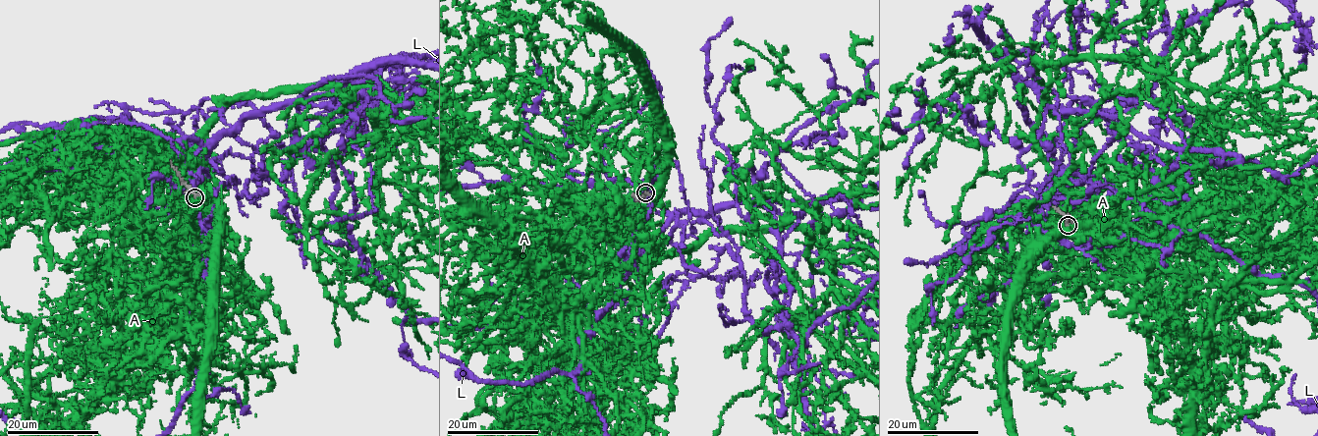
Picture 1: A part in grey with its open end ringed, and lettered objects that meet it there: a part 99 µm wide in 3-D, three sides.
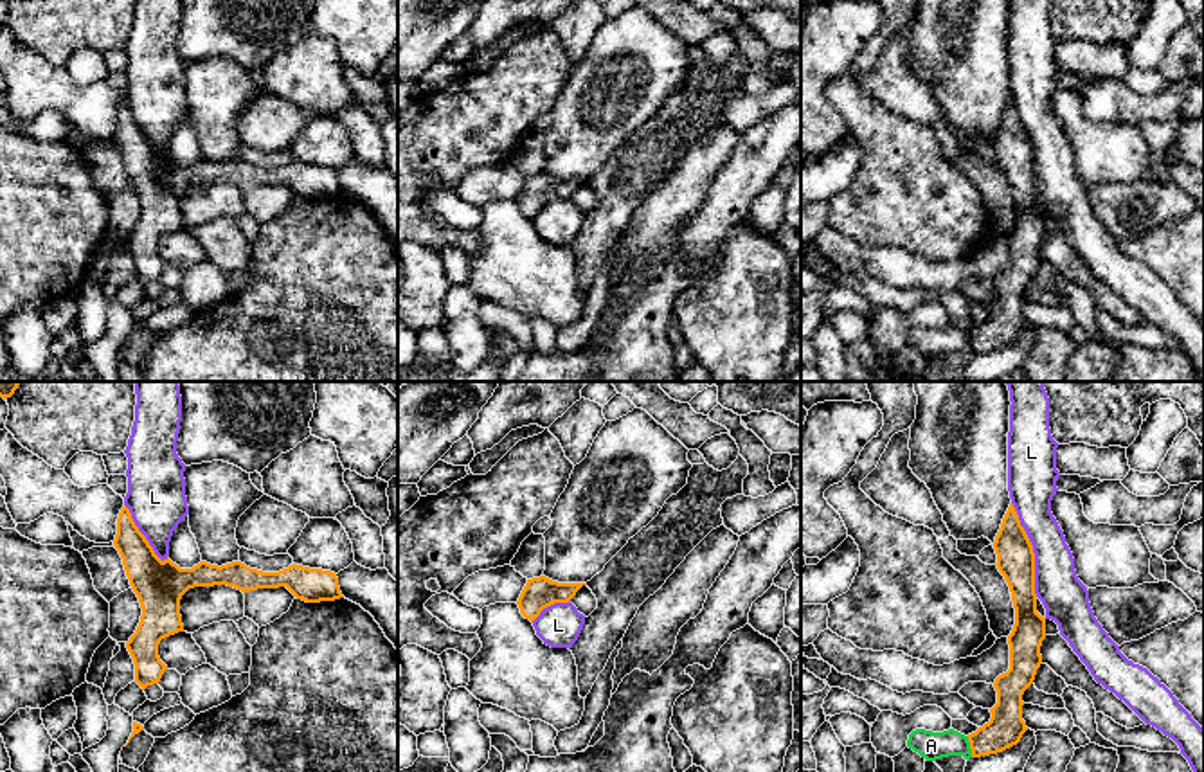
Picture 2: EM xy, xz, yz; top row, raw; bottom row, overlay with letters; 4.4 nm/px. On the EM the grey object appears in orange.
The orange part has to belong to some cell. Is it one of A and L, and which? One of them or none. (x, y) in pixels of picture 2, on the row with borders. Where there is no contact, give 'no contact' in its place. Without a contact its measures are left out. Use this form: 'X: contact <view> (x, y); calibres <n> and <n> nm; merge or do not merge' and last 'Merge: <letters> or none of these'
A: contact yz (970, 747); calibres 160 and 130 nm; do not merge
L: contact yz (1032, 549); calibres 180 and 200 nm; do not merge
Merge: none of these

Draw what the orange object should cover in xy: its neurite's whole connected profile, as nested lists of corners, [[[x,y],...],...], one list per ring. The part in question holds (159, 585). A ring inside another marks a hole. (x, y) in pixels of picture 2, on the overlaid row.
[[[126,506],[117,518],[113,545],[142,608],[140,623],[126,642],[135,664],[135,682],[142,689],[158,684],[167,669],[158,657],[158,644],[162,639],[184,632],[180,599],[189,588],[227,585],[245,594],[286,587],[306,603],[344,597],[335,572],[295,563],[279,572],[263,572],[241,561],[221,567],[200,561],[193,569],[180,569],[169,556],[162,561],[135,525]]]

